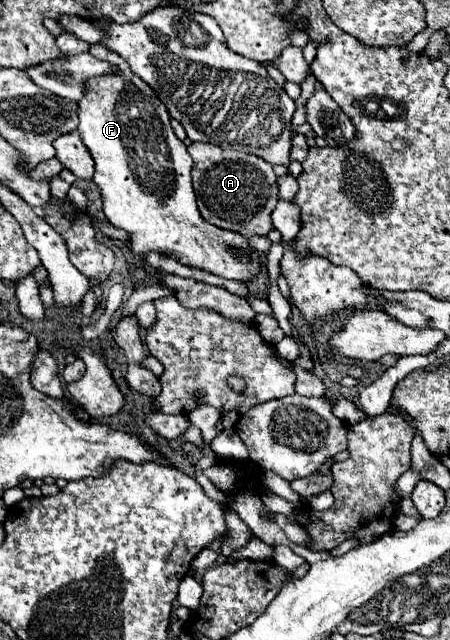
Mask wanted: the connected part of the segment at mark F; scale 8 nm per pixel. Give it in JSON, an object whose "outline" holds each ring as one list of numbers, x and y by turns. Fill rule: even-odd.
{"outline":[[92,44,90,54,122,70,118,76,100,76,86,82,88,94,78,104,78,132,96,162,92,180,100,188,102,210,108,222,128,236,126,246,132,254,132,278,138,284,148,284,152,278,152,268,144,260,148,252,244,284,256,278,264,264,262,254,250,246,248,238,206,222,198,212,190,176,192,158,184,142,176,138,170,126,170,114,156,92,134,76,124,66,124,60,108,52,108,48]]}

